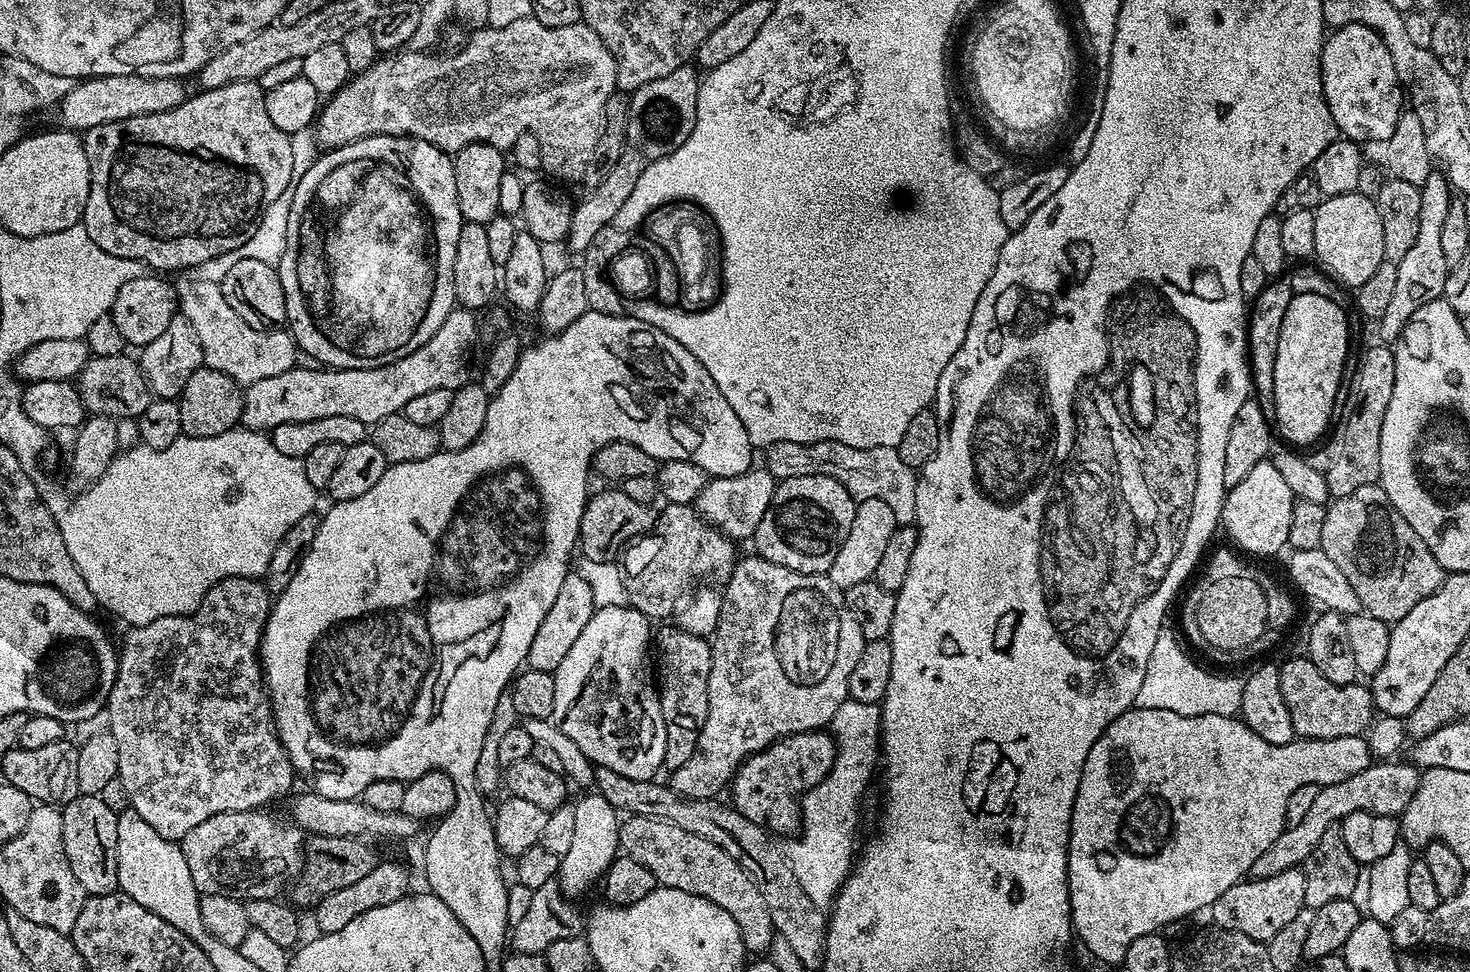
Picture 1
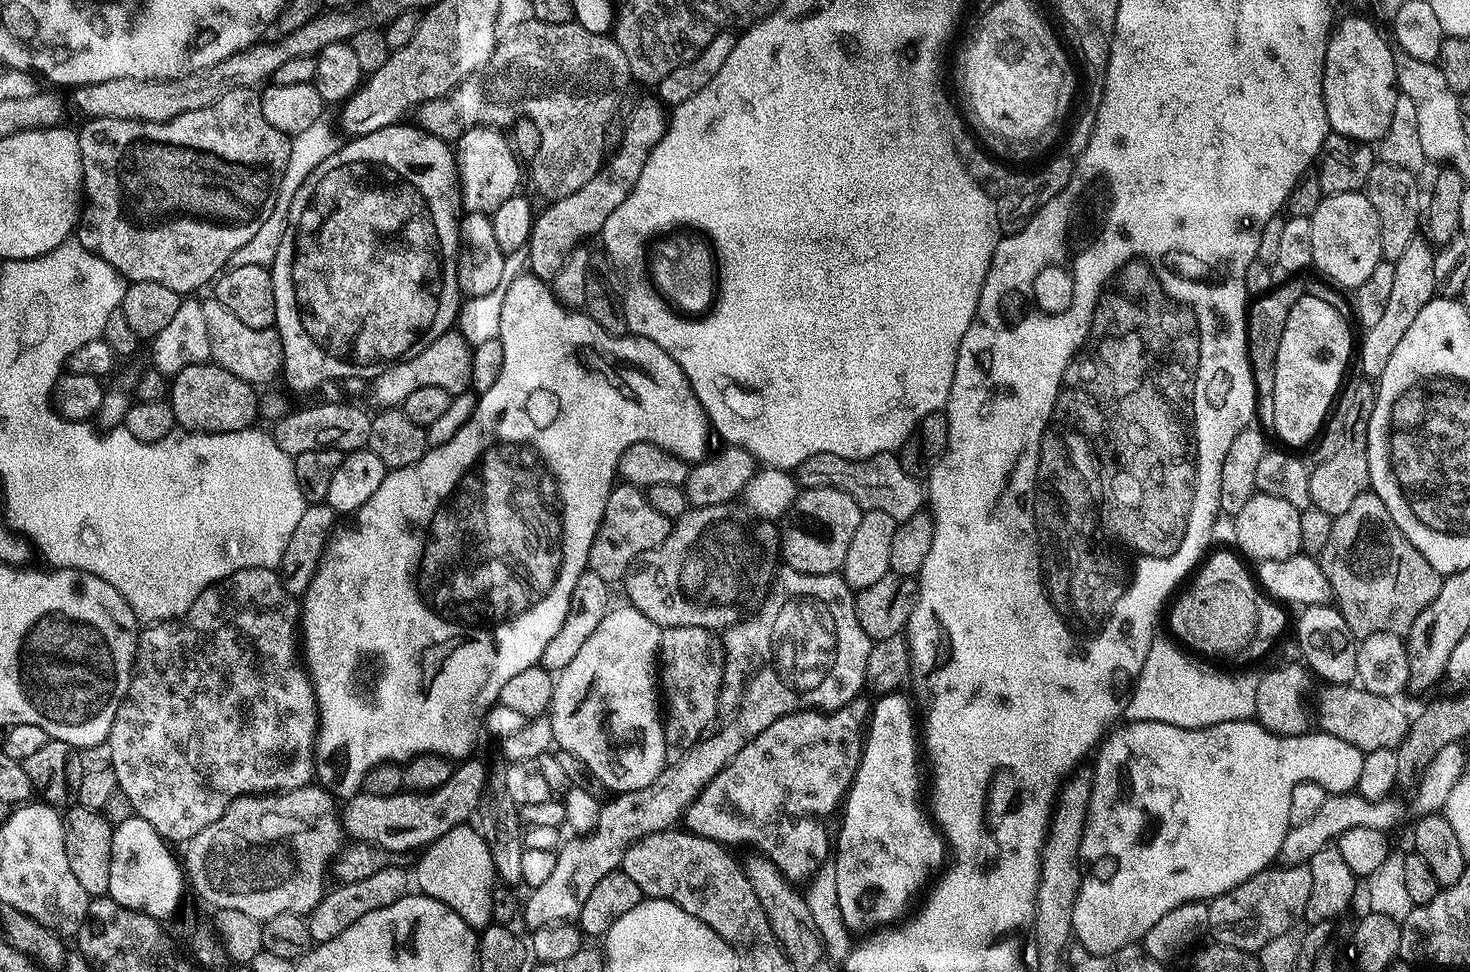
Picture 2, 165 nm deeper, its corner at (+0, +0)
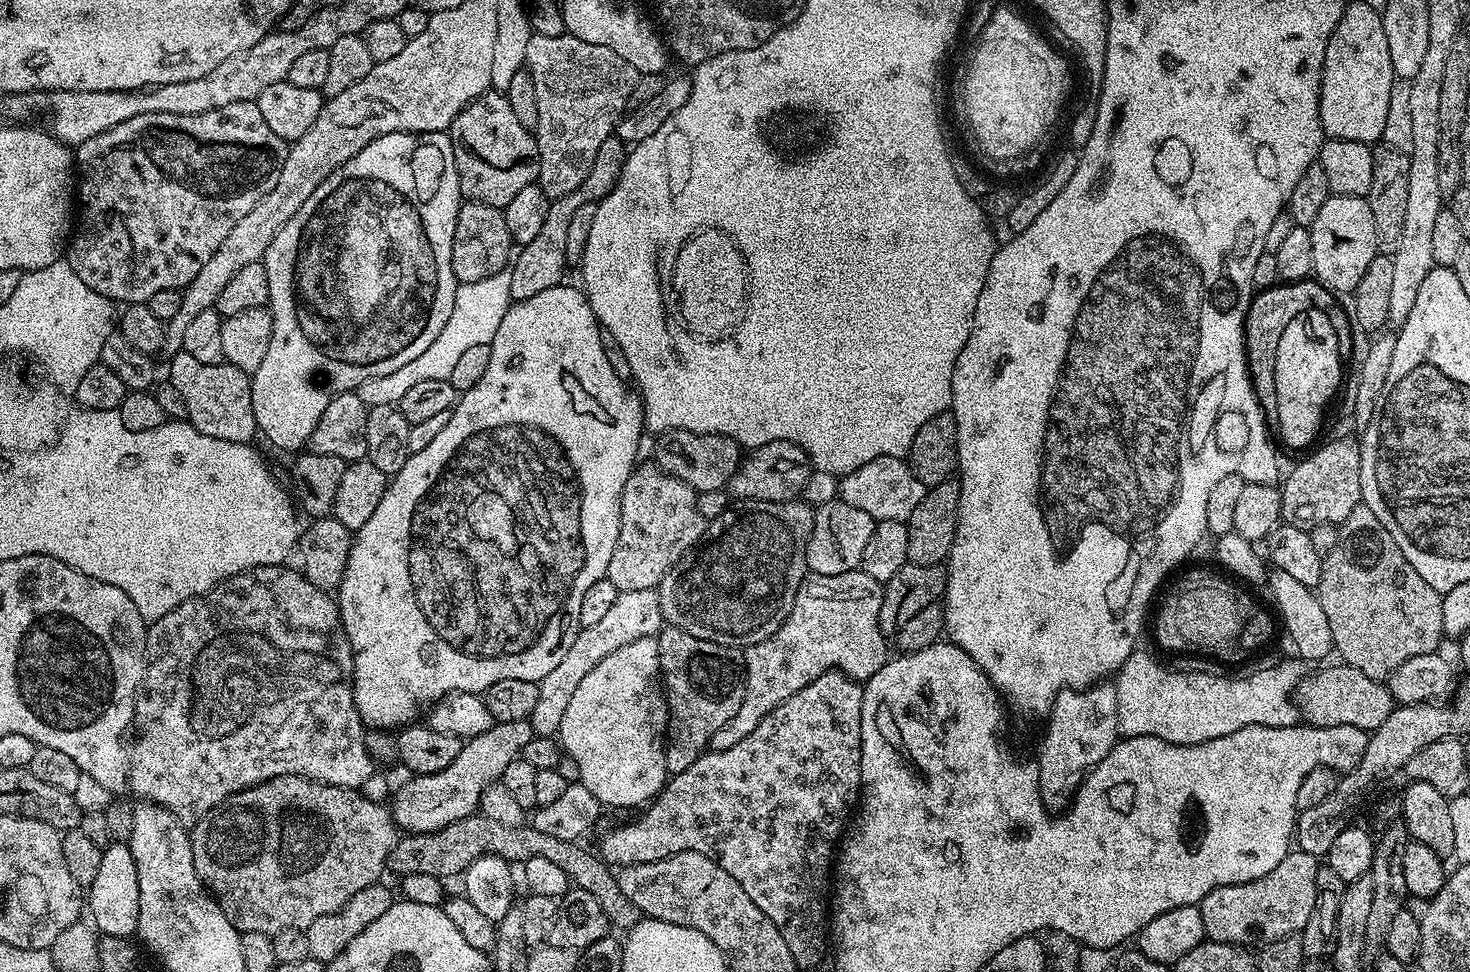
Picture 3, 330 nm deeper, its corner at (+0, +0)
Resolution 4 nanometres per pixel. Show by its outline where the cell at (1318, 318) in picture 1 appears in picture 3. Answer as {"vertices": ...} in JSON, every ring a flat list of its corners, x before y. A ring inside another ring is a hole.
{"vertices":[[1310,312,1293,320,1281,340,1277,364,1280,417,1284,428,1284,435,1278,439,1281,445,1311,449,1317,443,1316,435,1324,424,1324,407,1331,402,1340,377,1342,371,1336,366,1336,344,1324,316]]}

